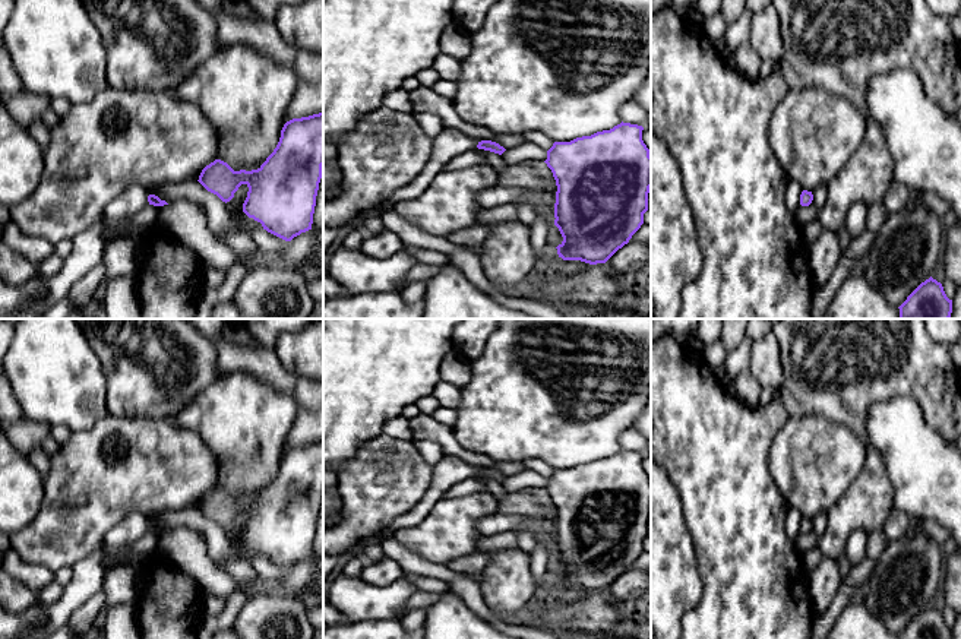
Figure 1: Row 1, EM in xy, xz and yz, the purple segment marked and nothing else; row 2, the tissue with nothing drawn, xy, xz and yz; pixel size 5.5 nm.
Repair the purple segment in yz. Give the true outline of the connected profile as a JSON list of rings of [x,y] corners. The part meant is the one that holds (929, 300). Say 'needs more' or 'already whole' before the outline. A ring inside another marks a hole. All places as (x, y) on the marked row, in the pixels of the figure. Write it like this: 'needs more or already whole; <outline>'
already whole; [[[932,276],[922,282],[898,307],[900,319],[949,319],[952,300]]]

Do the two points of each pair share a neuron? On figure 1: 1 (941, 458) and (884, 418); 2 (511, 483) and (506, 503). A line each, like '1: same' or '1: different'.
1: same
2: different

